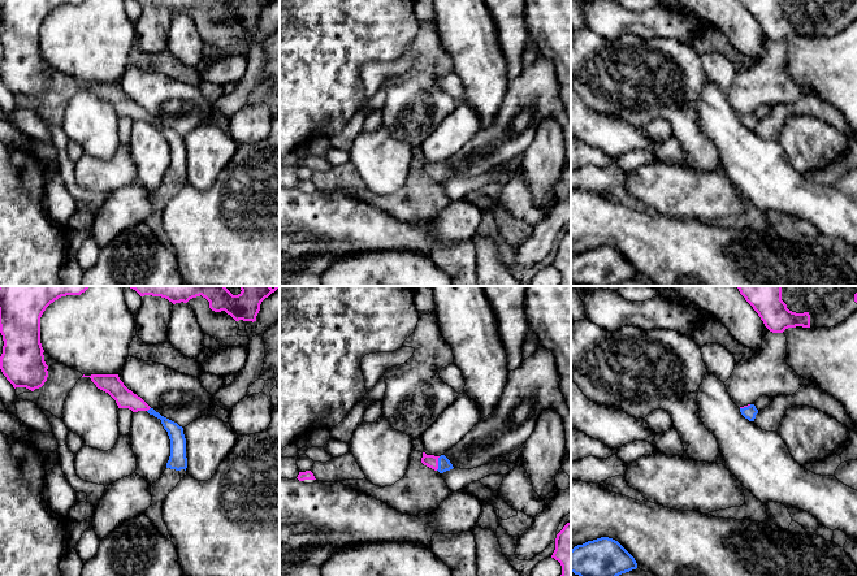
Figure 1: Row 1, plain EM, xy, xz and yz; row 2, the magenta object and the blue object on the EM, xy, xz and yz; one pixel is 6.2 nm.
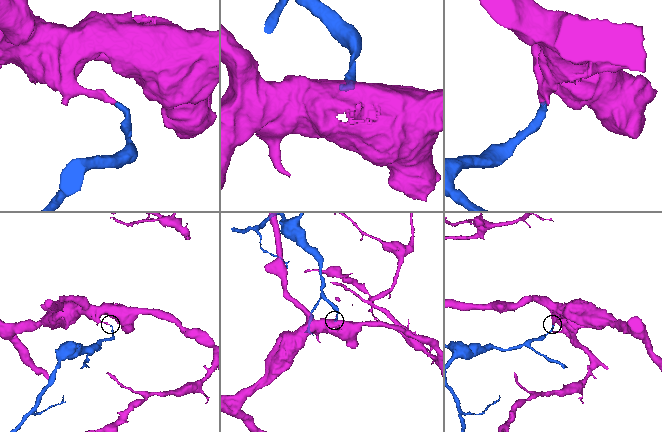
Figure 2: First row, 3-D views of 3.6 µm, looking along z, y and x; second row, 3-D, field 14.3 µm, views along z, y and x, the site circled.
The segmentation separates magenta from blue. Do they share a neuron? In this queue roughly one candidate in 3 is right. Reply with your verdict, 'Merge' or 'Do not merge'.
Merge

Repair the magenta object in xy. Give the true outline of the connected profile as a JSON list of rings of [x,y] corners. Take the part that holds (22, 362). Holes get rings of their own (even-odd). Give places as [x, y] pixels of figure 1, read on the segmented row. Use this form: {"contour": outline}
{"contour": [[[0,286],[0,333],[4,346],[0,369],[13,387],[31,391],[44,385],[48,365],[40,343],[40,317],[46,308],[61,296],[81,295],[90,286]]]}

